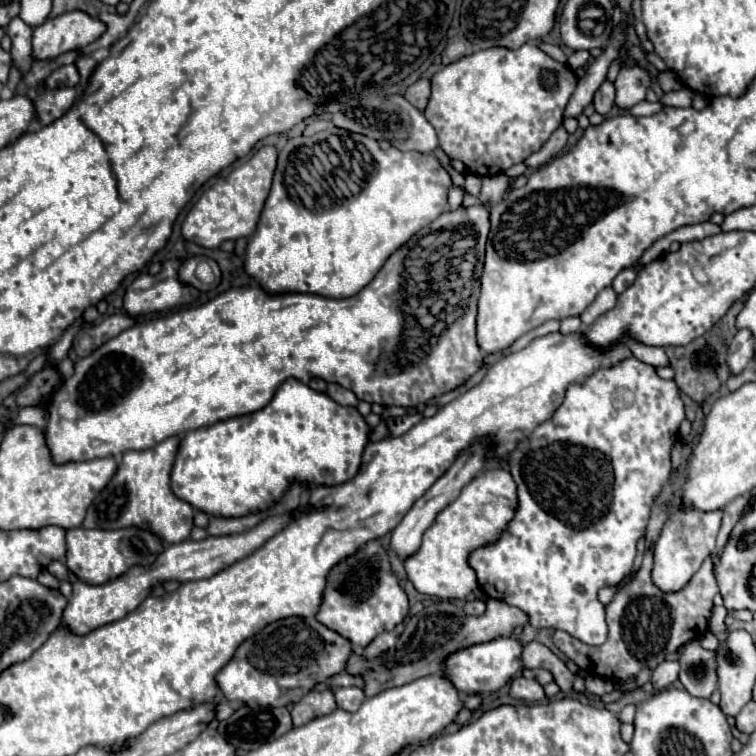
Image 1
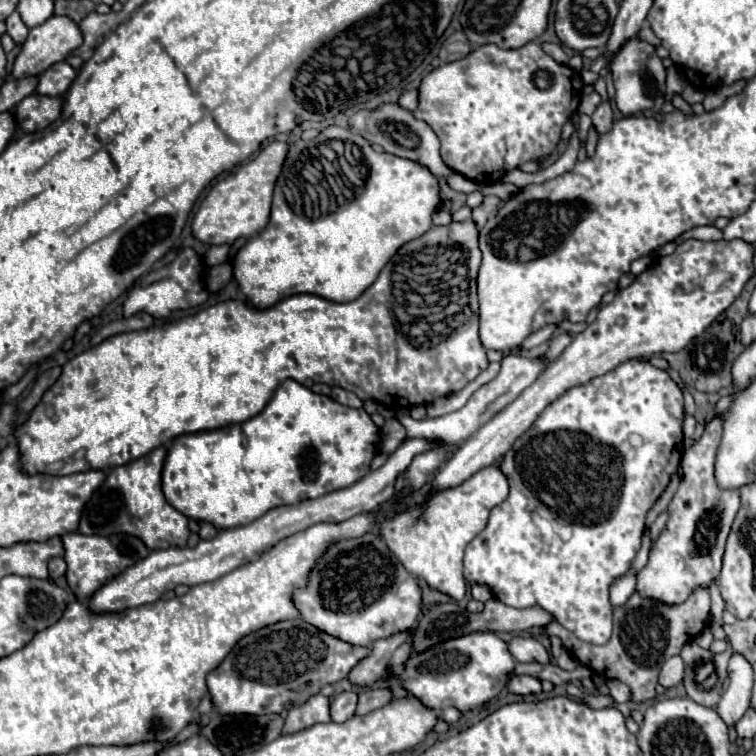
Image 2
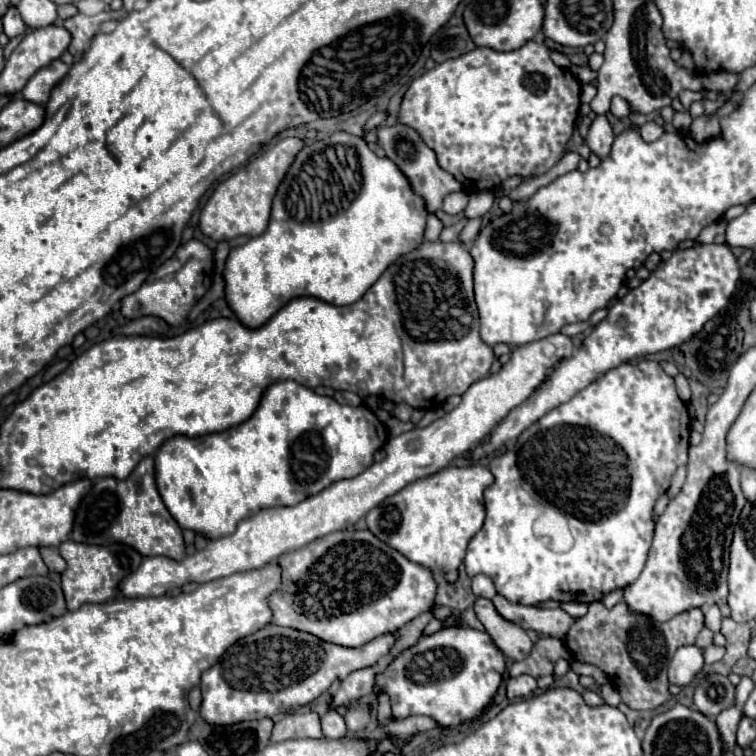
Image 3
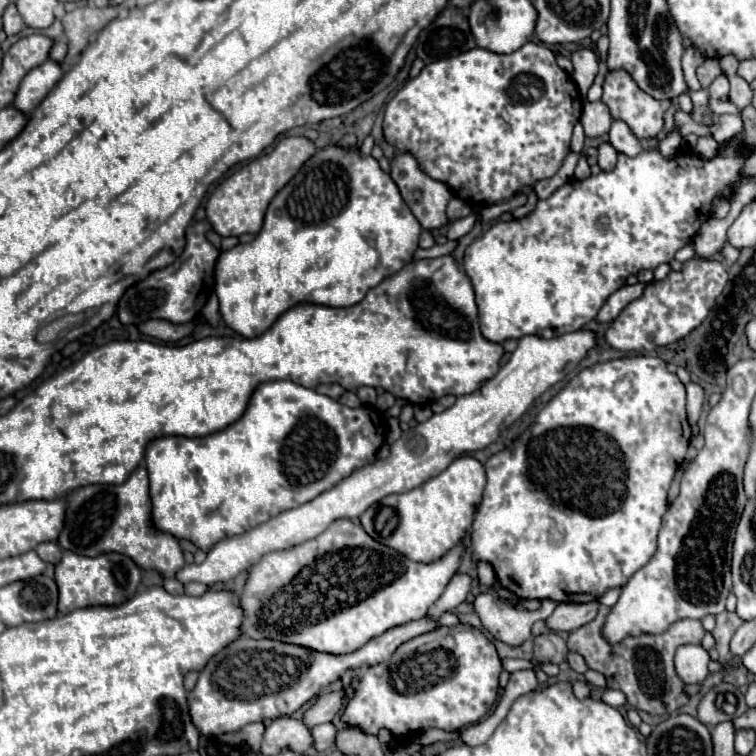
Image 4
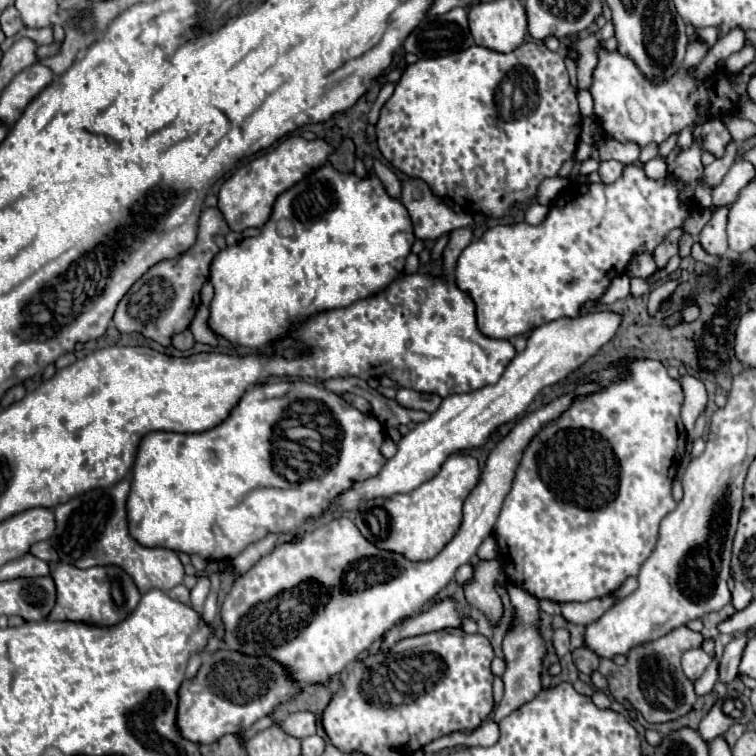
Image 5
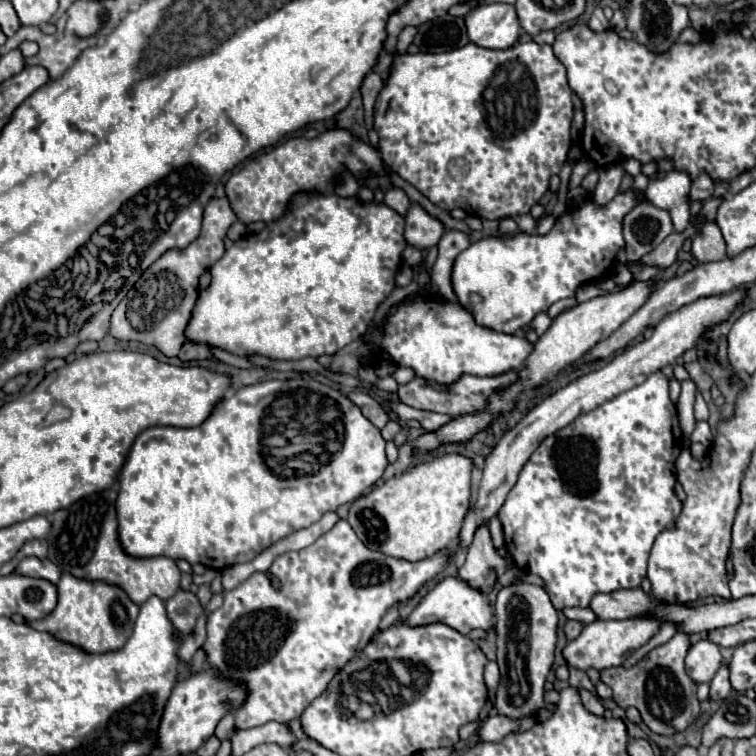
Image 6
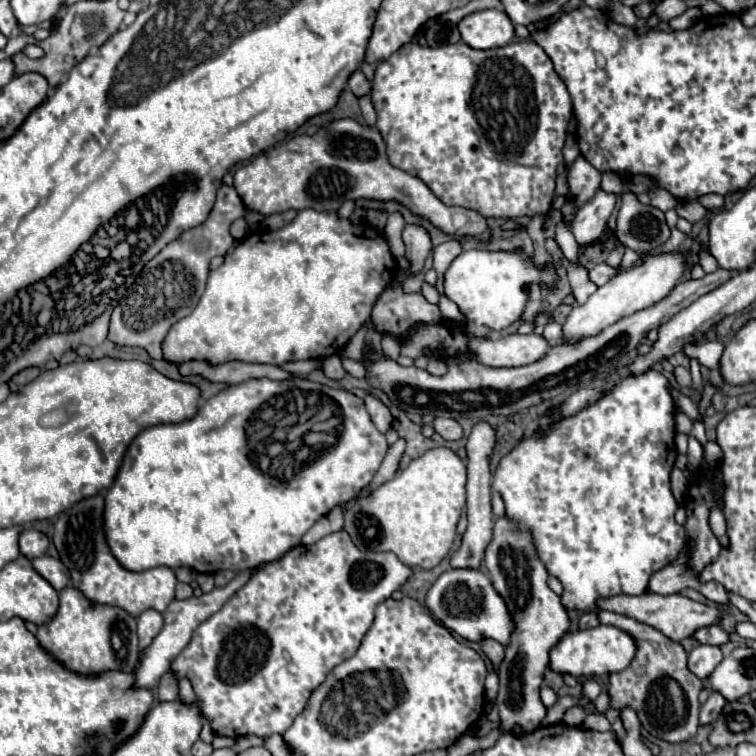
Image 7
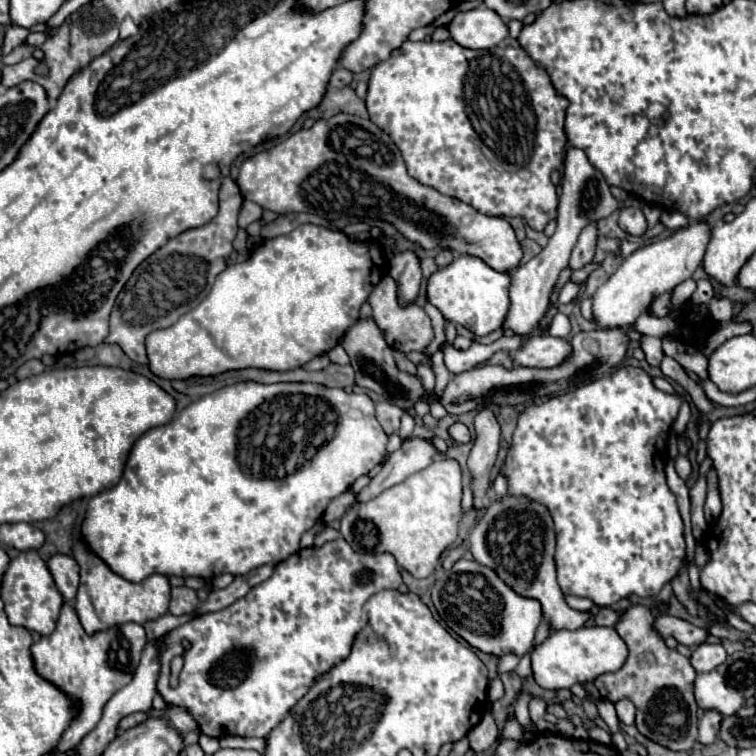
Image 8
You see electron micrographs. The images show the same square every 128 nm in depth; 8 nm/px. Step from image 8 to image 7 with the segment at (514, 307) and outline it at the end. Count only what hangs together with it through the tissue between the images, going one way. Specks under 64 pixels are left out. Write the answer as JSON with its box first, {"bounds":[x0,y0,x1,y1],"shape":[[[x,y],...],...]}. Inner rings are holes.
{"bounds":[562,156,600,224],"shape":[[[578,156],[572,162],[572,166],[568,168],[568,198],[562,206],[562,218],[568,224],[572,224],[578,208],[582,208],[596,196],[596,192],[600,190],[600,182],[600,172],[584,156]]]}

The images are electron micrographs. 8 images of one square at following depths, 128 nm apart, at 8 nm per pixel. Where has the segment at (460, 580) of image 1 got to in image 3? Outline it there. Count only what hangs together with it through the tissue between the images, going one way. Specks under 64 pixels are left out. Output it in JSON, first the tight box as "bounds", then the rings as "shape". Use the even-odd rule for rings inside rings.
{"bounds":[366,464,494,580],"shape":[[[482,464],[450,466],[428,478],[408,484],[366,514],[368,530],[408,560],[430,570],[444,570],[448,580],[456,580],[458,566],[466,554],[466,544],[482,528],[482,492],[494,482],[492,472]]]}

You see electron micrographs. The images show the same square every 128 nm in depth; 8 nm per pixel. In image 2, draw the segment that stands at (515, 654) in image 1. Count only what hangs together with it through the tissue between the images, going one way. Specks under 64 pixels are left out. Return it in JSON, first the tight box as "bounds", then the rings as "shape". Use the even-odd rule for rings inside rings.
{"bounds":[400,632,516,712],"shape":[[[472,632],[412,654],[404,662],[404,672],[400,674],[404,684],[400,686],[430,710],[444,710],[452,706],[460,712],[468,712],[500,694],[514,670],[514,664],[516,662],[508,652],[506,642],[494,632]]]}

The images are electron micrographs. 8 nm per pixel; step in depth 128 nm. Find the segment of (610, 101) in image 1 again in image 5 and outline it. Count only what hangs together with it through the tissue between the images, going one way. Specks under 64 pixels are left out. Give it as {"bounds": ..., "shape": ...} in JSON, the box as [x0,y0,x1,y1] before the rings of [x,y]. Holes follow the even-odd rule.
{"bounds":[598,160,624,184],"shape":[[[606,160],[606,162],[600,162],[600,168],[598,168],[598,174],[602,178],[602,184],[612,184],[620,178],[624,170],[624,164],[616,162],[616,160]]]}

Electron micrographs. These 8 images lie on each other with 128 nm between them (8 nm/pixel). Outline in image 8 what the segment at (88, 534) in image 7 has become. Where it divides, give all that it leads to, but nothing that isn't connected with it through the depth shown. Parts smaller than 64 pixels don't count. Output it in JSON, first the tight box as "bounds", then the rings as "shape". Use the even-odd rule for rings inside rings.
{"bounds":[72,534,170,634],"shape":[[[74,534],[74,544],[72,544],[74,558],[80,566],[80,588],[74,598],[74,610],[80,618],[80,624],[86,634],[96,634],[110,630],[114,626],[122,626],[126,622],[136,622],[144,624],[150,620],[156,620],[168,612],[168,602],[170,602],[170,584],[168,578],[162,574],[154,574],[146,578],[140,584],[132,584],[124,580],[122,576],[114,574],[94,552],[88,550],[88,546],[82,542],[80,534]]]}

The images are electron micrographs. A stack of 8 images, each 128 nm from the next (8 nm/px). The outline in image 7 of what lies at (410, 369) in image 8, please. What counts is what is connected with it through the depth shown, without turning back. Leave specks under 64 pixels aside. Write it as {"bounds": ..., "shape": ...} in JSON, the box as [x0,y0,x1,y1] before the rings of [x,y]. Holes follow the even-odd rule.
{"bounds":[382,336,400,360],"shape":[[[382,336],[382,352],[384,352],[388,358],[396,360],[396,358],[400,356],[400,342],[394,340],[392,336]]]}

